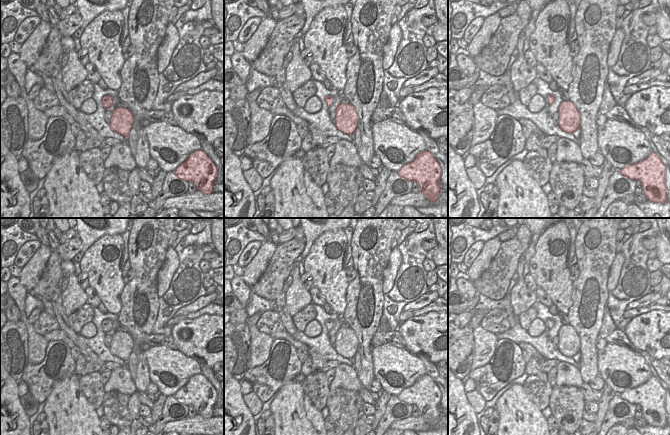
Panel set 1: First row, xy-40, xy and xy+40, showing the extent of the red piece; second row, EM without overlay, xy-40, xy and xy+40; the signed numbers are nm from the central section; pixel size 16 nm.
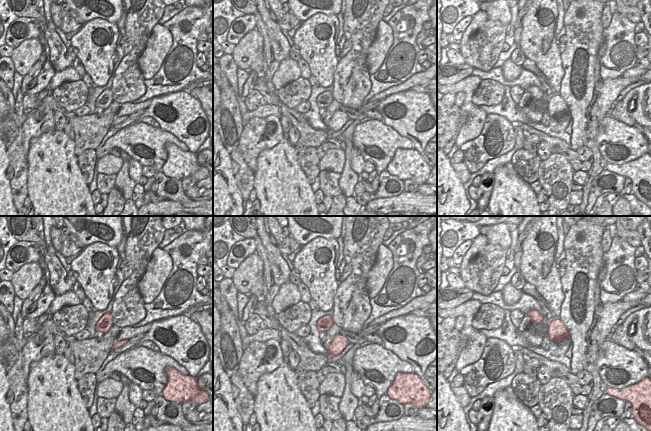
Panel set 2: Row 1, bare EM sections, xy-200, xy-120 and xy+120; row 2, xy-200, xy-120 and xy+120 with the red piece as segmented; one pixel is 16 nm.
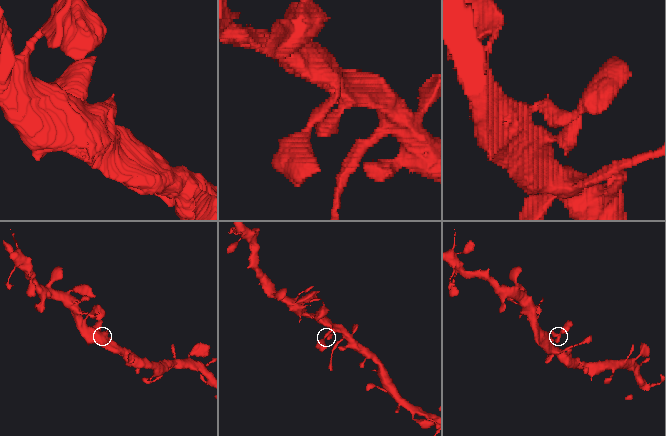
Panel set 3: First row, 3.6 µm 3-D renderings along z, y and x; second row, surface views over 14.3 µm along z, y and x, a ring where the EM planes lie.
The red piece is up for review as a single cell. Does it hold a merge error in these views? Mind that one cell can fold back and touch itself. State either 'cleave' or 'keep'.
keep

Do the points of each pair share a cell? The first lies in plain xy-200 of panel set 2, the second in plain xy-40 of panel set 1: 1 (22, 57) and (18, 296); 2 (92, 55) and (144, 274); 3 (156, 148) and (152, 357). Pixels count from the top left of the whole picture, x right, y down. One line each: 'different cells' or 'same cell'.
1: different cells
2: different cells
3: same cell

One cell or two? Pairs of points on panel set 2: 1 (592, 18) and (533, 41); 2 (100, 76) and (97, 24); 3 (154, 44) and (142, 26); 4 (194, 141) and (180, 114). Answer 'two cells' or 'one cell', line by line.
1: two cells
2: one cell
3: two cells
4: one cell

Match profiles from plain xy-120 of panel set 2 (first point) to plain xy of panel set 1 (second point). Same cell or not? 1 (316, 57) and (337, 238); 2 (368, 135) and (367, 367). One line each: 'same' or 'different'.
1: same
2: different

